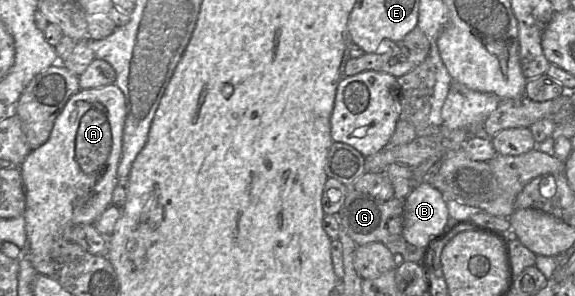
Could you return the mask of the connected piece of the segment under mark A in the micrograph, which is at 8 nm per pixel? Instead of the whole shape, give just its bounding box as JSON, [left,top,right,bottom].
[20,84,125,256]

